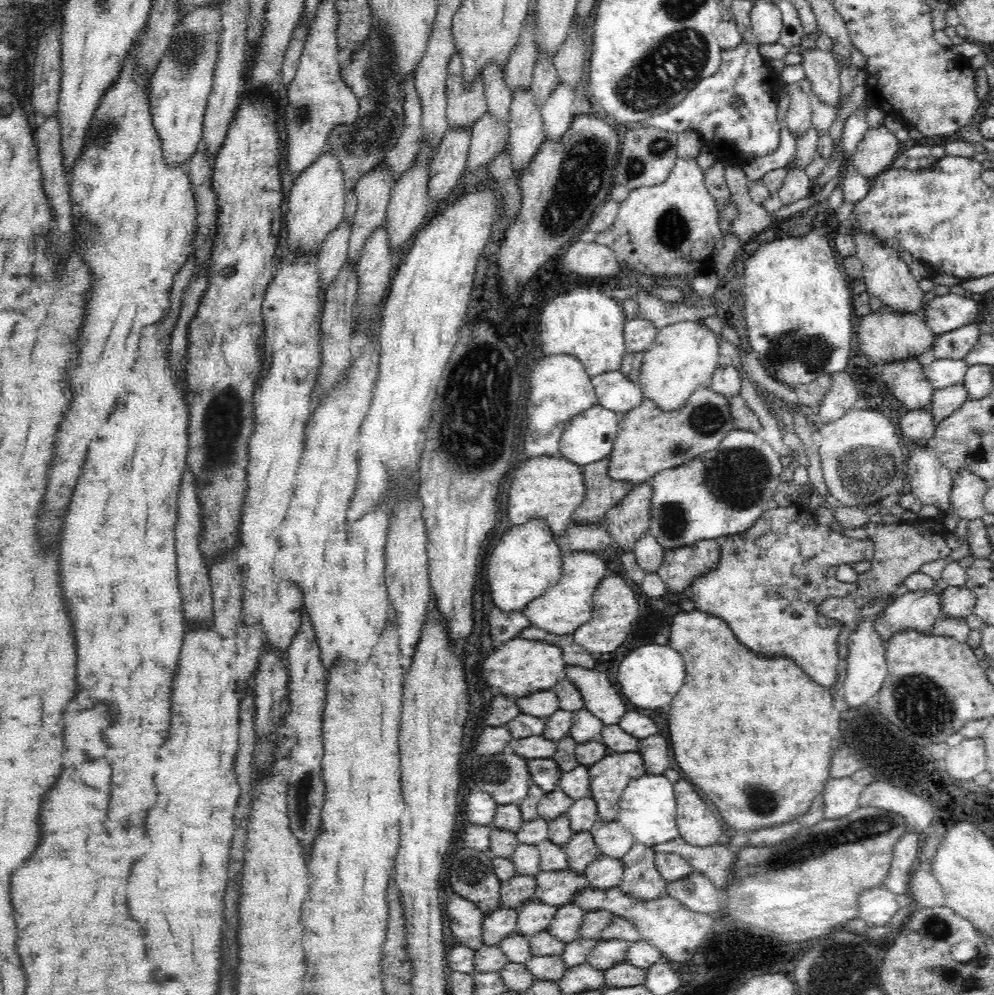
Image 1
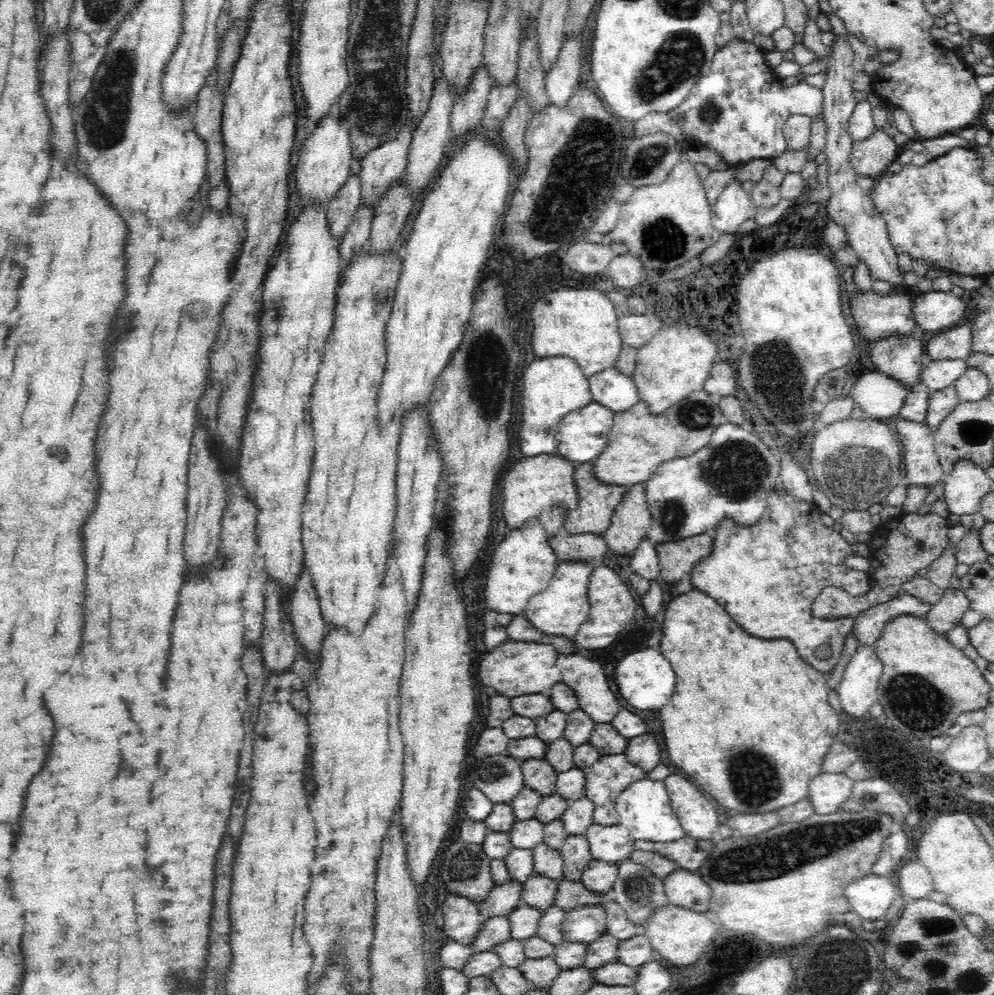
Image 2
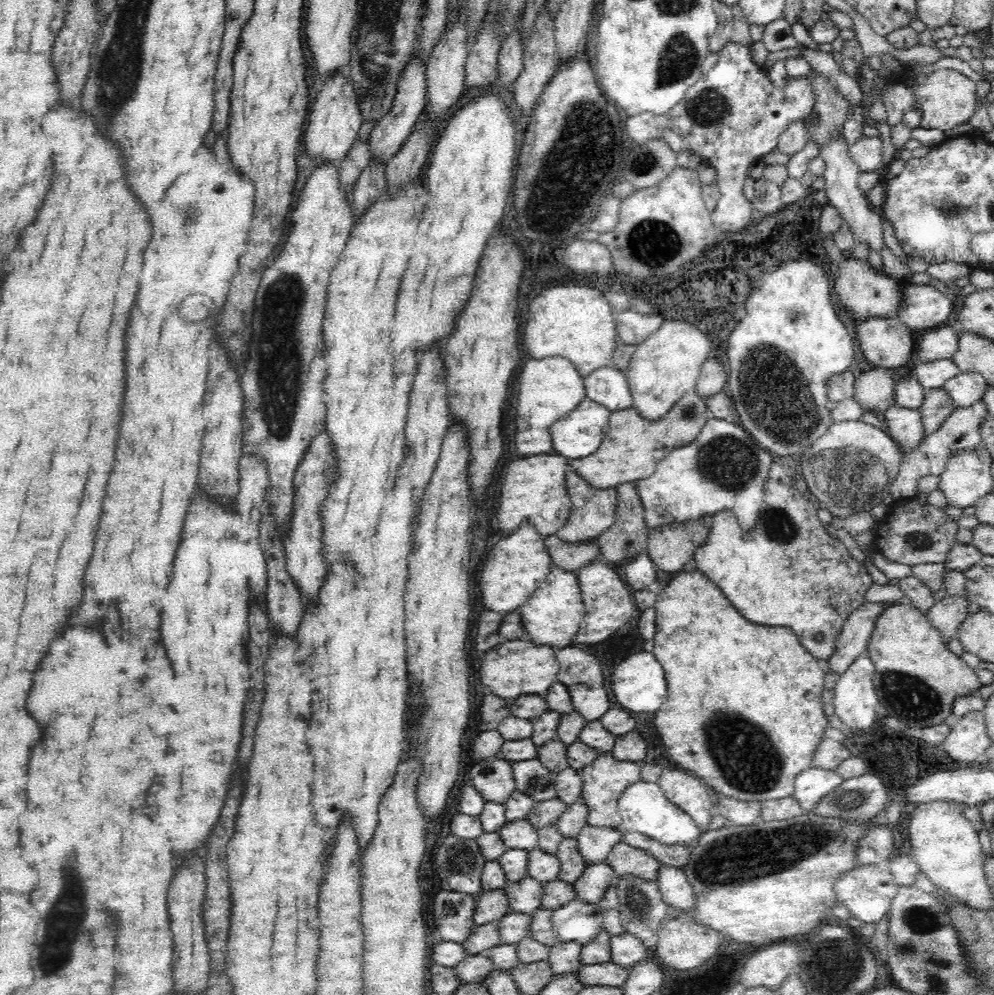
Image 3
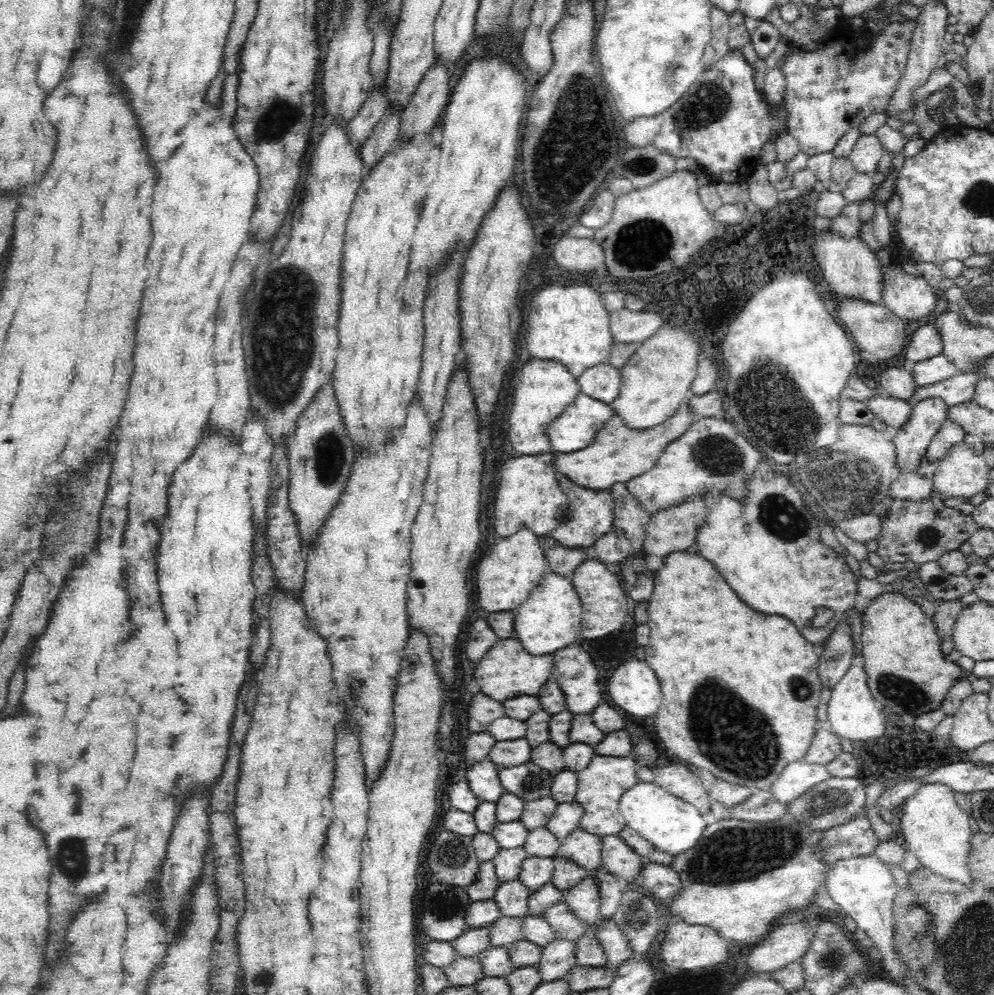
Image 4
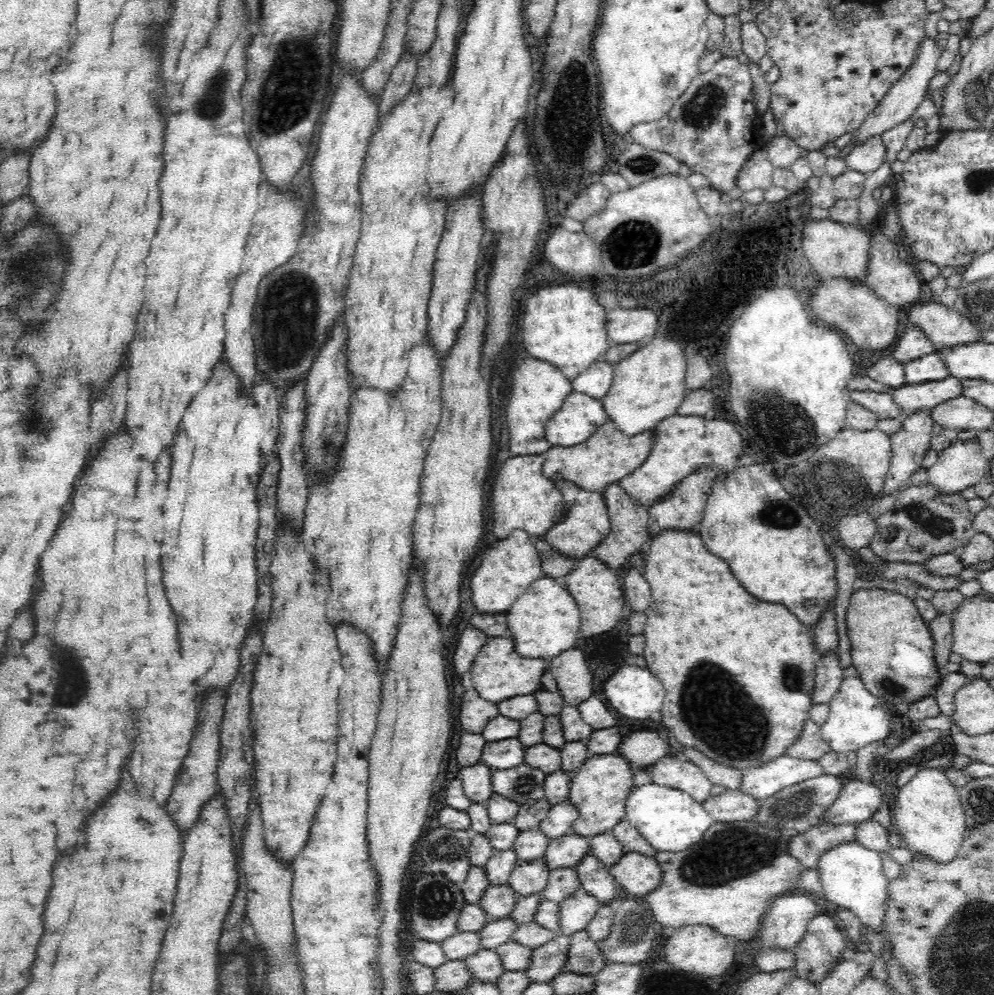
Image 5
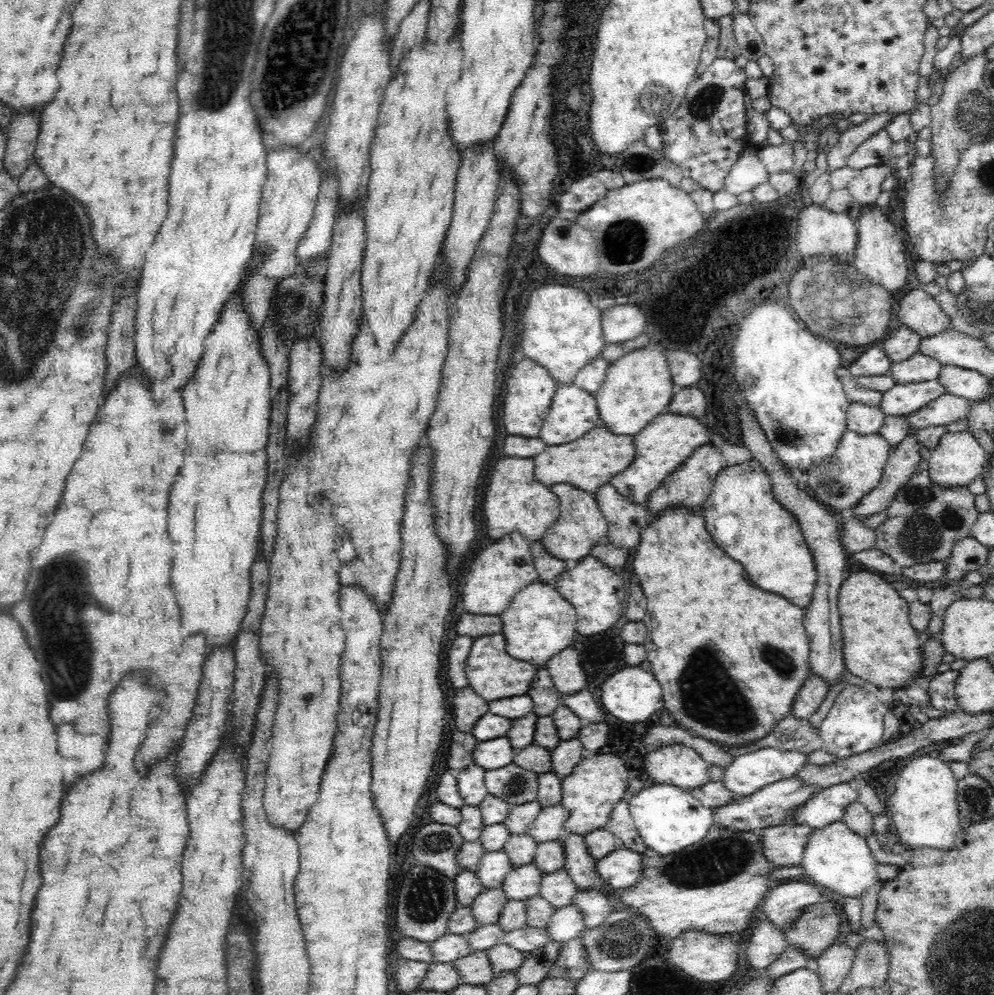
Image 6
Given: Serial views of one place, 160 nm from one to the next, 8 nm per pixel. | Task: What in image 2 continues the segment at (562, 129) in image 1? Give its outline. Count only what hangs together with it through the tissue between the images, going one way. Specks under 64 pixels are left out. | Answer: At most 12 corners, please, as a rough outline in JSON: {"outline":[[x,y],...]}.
{"outline":[[582,33],[565,35],[545,74],[552,105],[565,107],[580,82]]}

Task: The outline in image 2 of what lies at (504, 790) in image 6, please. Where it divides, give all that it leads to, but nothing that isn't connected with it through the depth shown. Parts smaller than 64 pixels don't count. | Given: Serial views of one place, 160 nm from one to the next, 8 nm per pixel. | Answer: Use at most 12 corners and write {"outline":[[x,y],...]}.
{"outline":[[543,758],[521,761],[524,786],[557,794],[558,771]]}

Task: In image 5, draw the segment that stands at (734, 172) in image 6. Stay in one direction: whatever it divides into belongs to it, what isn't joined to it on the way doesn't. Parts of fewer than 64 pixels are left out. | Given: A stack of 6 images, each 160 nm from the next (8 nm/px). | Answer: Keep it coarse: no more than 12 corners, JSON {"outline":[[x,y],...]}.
{"outline":[[760,144],[738,171],[740,190],[773,185],[768,144]]}

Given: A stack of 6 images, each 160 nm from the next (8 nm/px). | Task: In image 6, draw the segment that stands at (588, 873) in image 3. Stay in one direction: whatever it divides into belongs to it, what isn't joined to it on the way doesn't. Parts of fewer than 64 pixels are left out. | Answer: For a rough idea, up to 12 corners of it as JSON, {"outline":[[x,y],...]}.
{"outline":[[579,907],[556,909],[545,928],[550,941],[564,944],[585,927]]}

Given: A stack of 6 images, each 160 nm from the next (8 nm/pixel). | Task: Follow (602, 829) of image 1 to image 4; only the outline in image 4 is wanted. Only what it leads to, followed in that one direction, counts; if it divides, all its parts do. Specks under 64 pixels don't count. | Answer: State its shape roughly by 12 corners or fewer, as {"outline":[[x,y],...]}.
{"outline":[[578,827],[555,856],[584,870],[601,867],[602,838]]}

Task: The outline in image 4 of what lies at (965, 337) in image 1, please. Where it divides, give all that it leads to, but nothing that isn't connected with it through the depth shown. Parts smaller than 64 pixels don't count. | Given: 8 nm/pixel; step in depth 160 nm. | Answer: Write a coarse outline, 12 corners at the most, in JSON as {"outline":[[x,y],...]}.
{"outline":[[926,324],[916,328],[903,357],[914,363],[944,352],[942,335]]}

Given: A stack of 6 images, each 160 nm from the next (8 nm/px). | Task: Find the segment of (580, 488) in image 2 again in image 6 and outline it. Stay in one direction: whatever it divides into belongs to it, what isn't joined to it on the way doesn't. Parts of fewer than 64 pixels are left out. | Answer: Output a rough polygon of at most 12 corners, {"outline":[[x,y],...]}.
{"outline":[[564,482],[559,517],[539,541],[575,564],[607,534],[594,494]]}

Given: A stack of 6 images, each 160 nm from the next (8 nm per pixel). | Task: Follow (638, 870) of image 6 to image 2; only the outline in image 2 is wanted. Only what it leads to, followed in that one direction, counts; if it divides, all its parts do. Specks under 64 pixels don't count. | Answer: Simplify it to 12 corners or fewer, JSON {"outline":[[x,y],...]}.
{"outline":[[674,870],[663,884],[669,904],[708,912],[712,889],[698,874]]}

